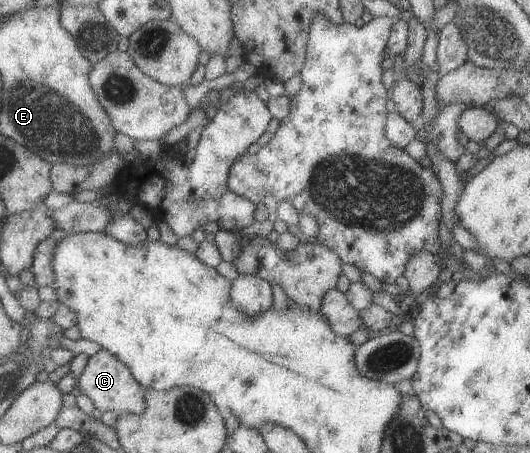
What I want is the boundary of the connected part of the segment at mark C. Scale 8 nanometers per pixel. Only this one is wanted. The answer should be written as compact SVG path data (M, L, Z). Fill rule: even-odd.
M101 349L95 356L89 358L89 362L78 378L81 392L95 405L95 409L101 412L112 411L117 414L132 413L141 415L146 410L146 389L135 381L129 368L113 354Z

